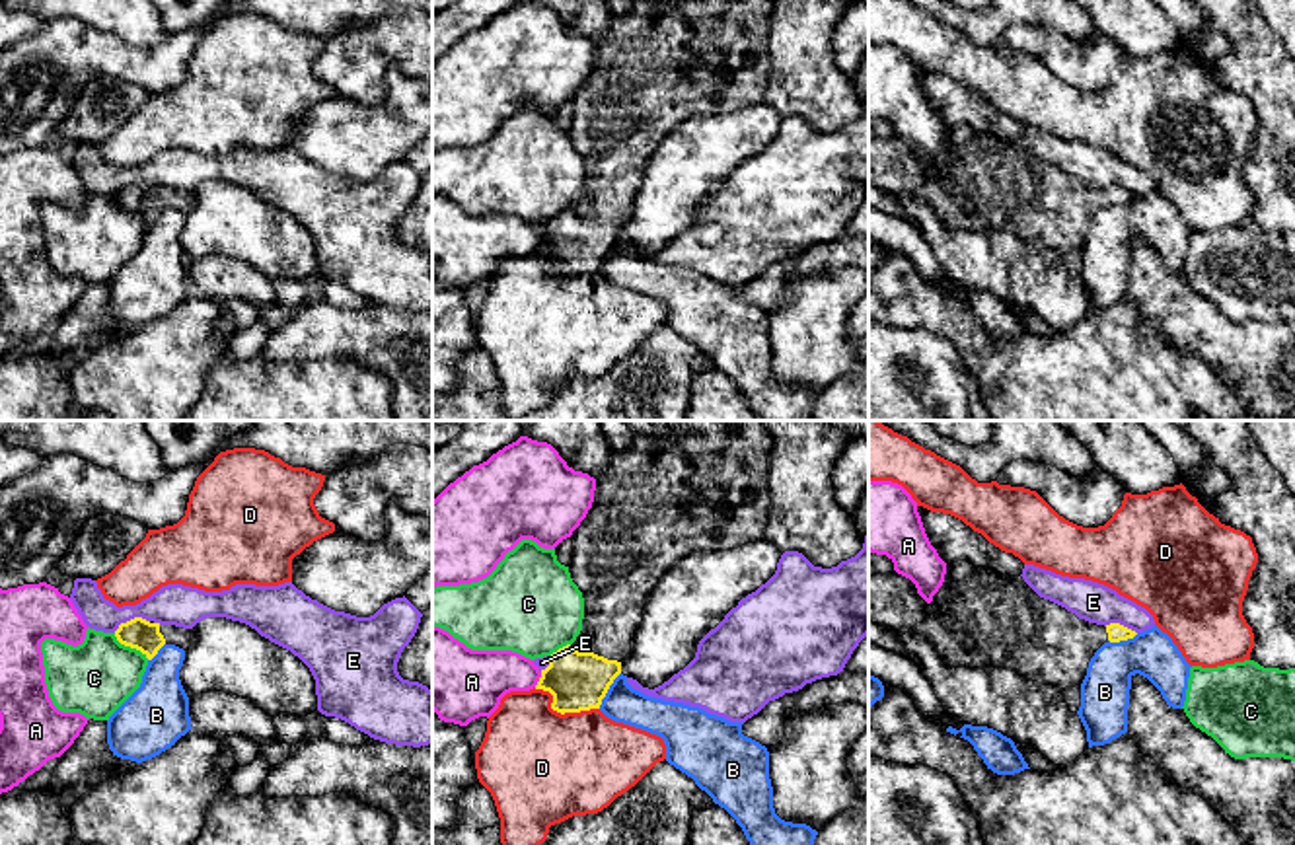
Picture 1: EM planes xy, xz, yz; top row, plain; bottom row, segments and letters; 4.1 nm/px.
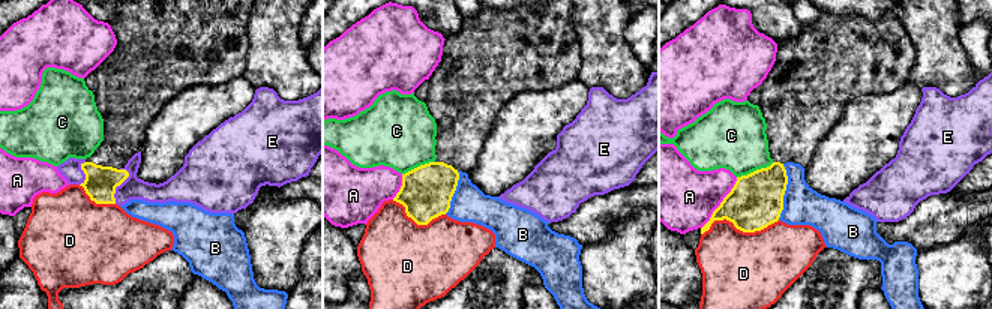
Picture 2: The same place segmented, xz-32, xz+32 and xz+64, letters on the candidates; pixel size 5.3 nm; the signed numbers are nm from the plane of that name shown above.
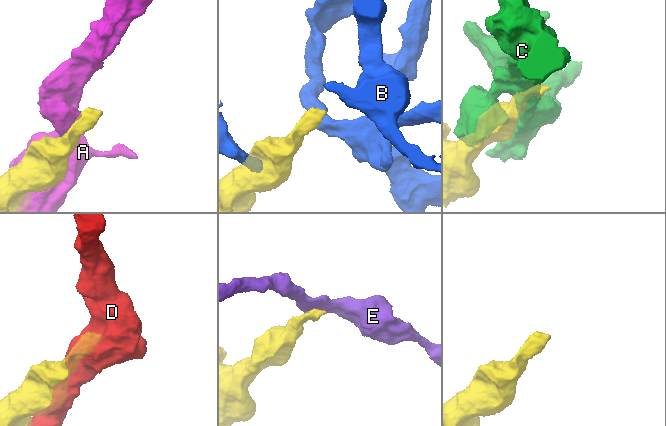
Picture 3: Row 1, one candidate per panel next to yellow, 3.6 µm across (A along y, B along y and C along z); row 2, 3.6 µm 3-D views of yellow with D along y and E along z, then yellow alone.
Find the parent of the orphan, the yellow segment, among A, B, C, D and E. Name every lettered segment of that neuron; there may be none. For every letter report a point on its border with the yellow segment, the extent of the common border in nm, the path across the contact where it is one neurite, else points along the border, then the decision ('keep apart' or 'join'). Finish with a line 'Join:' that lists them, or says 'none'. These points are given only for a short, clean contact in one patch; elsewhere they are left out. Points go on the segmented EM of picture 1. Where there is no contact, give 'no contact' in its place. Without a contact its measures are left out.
A: contact xz (540, 680); length 70 nm; keep apart
B: contact xz (608, 688); length 180 nm; border xz (620, 672), (598, 707); keep apart
C: contact xy (131, 647); length 190 nm; keep apart
D: contact xz (561, 713); length 280 nm; keep apart
E: contact xy (131, 620); length 160 nm; border xy (148, 620), (127, 620), (113, 631); keep apart
Join: none

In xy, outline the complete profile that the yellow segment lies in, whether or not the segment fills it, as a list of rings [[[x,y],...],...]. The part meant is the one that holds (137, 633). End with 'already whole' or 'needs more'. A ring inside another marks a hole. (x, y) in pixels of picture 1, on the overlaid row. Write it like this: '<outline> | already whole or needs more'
[[[142,617],[121,623],[115,637],[121,644],[140,650],[148,660],[152,660],[164,644],[175,644],[183,650],[191,646],[191,629],[150,623]]] | needs more

